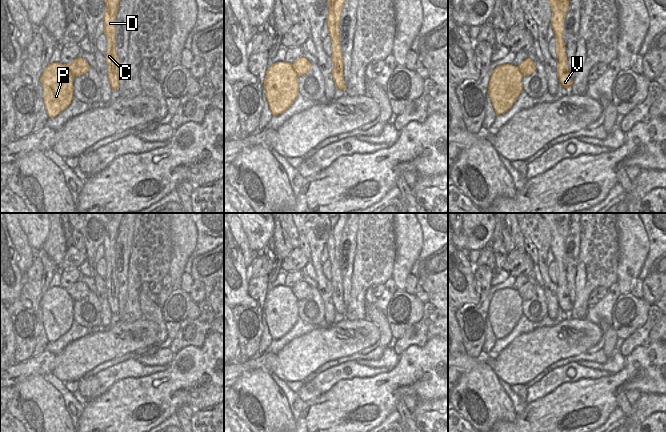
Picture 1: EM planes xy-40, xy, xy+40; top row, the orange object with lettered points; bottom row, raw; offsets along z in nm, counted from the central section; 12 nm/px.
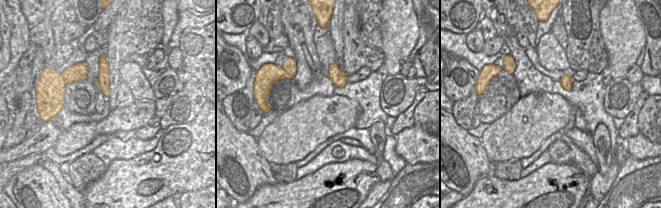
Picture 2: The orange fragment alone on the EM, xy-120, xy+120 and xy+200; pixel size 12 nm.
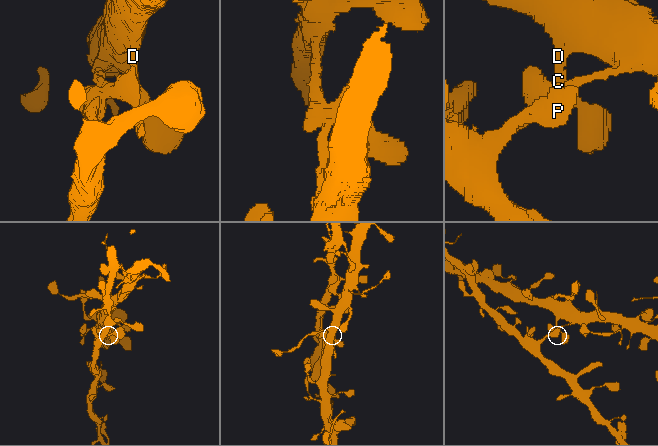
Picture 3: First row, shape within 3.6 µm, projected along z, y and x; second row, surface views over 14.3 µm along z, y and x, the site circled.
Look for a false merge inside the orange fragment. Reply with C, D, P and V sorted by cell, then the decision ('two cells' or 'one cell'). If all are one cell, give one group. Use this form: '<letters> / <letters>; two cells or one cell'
C D V / P; two cells

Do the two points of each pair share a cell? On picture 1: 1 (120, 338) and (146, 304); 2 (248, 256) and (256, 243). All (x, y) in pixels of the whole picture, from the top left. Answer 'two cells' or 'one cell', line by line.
1: two cells
2: two cells

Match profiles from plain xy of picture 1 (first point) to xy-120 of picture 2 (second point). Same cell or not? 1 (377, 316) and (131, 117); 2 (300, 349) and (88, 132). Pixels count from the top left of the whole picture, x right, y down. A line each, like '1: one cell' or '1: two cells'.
1: two cells
2: one cell

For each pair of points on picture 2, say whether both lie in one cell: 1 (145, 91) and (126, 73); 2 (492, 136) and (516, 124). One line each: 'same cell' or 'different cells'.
1: same cell
2: same cell

